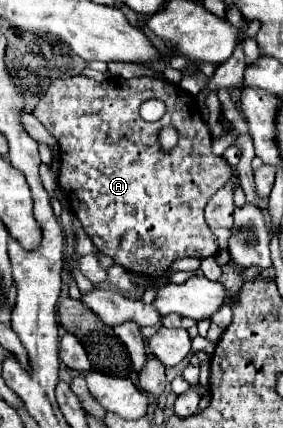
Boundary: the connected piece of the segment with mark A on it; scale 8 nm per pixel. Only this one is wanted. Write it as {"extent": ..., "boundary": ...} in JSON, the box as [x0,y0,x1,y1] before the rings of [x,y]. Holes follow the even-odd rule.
{"extent":[33,76,237,276],"boundary":[[[71,76],[71,78],[55,78],[47,92],[41,96],[39,104],[35,106],[33,114],[37,116],[37,120],[57,138],[59,142],[59,160],[61,160],[61,172],[57,176],[59,180],[59,186],[61,186],[61,192],[69,204],[69,210],[73,212],[73,216],[77,216],[77,220],[81,222],[85,234],[93,240],[93,244],[97,246],[97,250],[101,250],[103,254],[111,256],[113,262],[121,268],[125,268],[127,272],[137,272],[137,274],[143,274],[143,276],[157,276],[159,272],[167,270],[175,260],[181,260],[181,258],[207,258],[207,256],[215,256],[217,254],[217,244],[215,244],[215,238],[213,234],[209,232],[207,224],[205,224],[205,218],[203,218],[203,208],[207,204],[207,200],[221,188],[225,186],[225,182],[231,178],[231,174],[237,174],[233,168],[227,166],[227,162],[219,156],[213,156],[211,152],[211,132],[207,128],[207,124],[201,120],[201,110],[199,110],[199,104],[195,100],[195,96],[189,96],[185,94],[185,90],[181,90],[179,86],[173,86],[169,84],[167,80],[157,80],[157,78],[149,78],[149,76],[141,76],[141,78],[117,78],[117,76],[111,76],[109,80],[105,82],[95,82],[93,78],[85,78],[85,76]],[[149,98],[157,98],[157,100],[163,100],[165,106],[167,106],[167,112],[161,120],[157,122],[145,122],[141,116],[139,116],[139,106],[149,100]],[[165,124],[171,124],[179,130],[179,142],[177,146],[171,150],[171,152],[161,152],[159,148],[159,142],[157,142],[157,134],[159,130],[165,126]]]}

